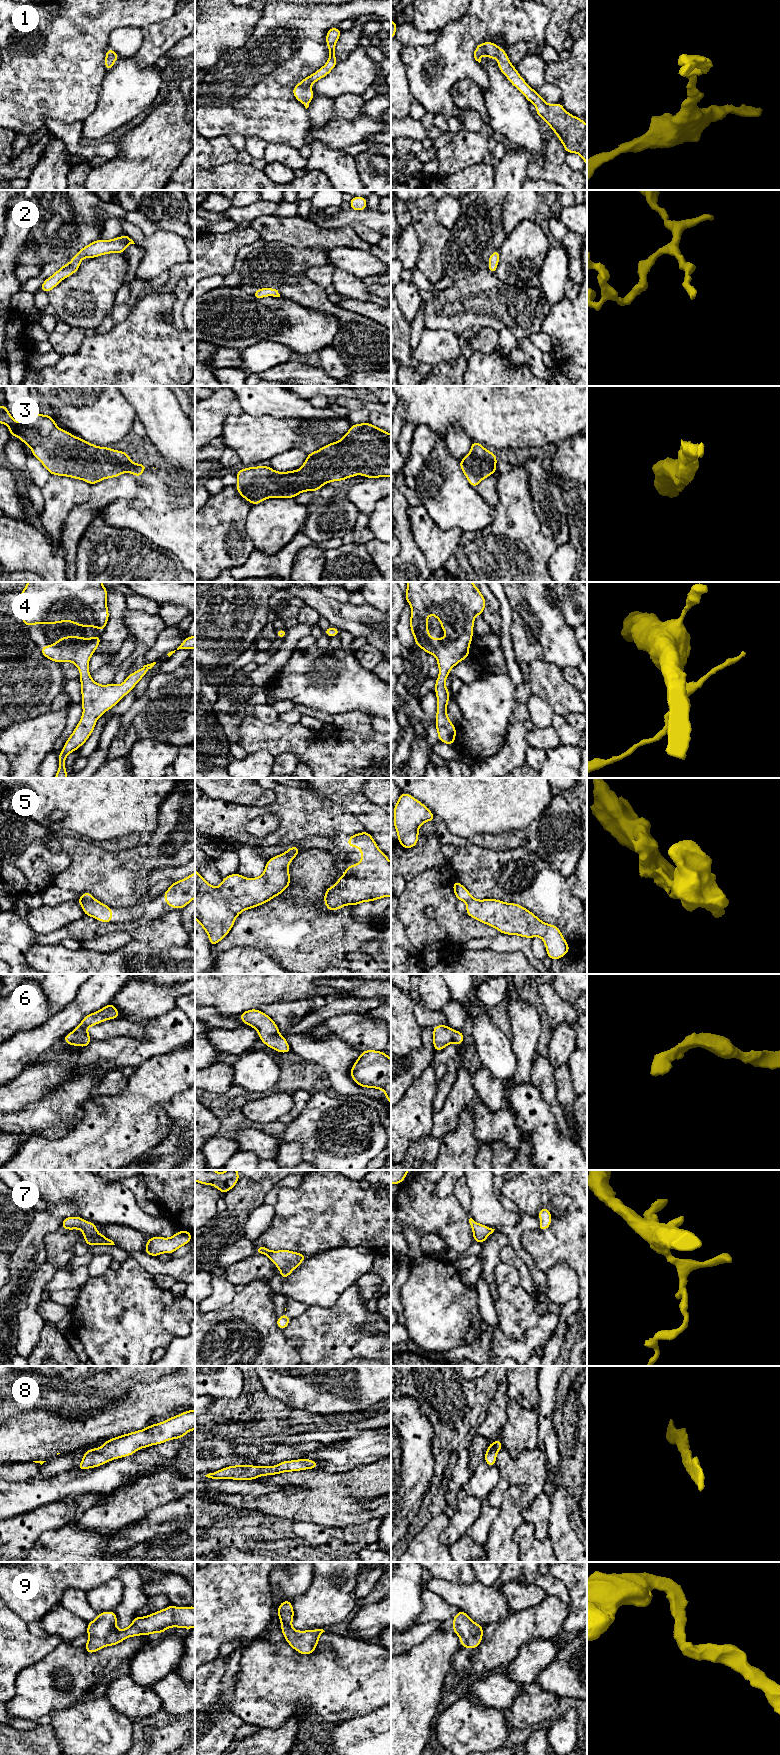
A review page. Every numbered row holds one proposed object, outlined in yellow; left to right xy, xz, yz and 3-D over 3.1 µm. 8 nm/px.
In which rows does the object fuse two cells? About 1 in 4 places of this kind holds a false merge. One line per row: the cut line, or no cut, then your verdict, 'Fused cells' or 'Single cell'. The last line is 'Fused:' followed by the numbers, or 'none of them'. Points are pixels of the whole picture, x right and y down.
1: No split. Single cell
2: No split. Single cell
3: No split. Single cell
4: No split. Single cell
5: Split along xz (296, 853), (281, 854). Fused cells
6: No split. Single cell
7: No split. Single cell
8: No split. Single cell
9: No split. Single cell
Fused: 5

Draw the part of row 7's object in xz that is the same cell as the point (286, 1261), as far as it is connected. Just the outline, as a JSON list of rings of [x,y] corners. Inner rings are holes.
[[[260,1247],[258,1252],[270,1258],[280,1270],[281,1279],[286,1279],[307,1257],[307,1255],[291,1250],[273,1251],[265,1247]]]

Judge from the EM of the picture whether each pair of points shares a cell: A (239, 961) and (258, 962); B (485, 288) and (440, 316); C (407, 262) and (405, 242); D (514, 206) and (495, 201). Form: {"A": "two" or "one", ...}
{"A": "one", "B": "one", "C": "one", "D": "two"}

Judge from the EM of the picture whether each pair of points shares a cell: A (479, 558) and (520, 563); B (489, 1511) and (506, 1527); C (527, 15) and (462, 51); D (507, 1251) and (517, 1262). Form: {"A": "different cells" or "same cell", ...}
{"A": "same cell", "B": "different cells", "C": "same cell", "D": "same cell"}

